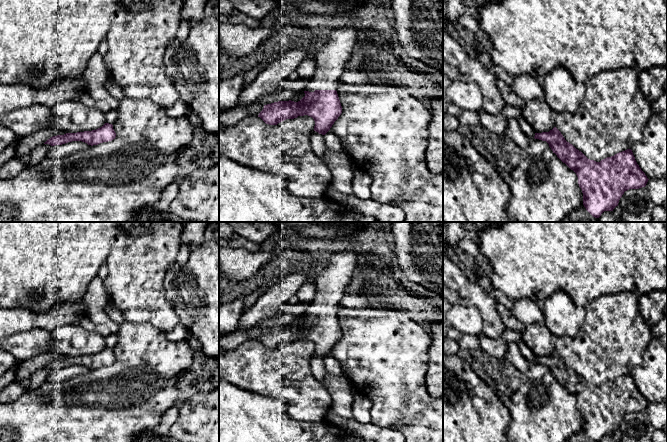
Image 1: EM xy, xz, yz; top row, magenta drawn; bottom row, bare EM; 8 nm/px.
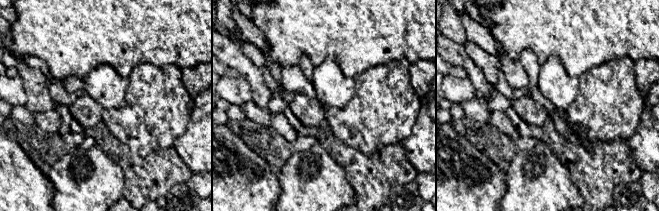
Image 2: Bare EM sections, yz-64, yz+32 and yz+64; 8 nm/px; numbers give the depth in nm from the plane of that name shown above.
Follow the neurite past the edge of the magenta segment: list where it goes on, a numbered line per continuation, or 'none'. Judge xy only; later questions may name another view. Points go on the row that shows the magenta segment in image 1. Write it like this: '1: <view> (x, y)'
none

